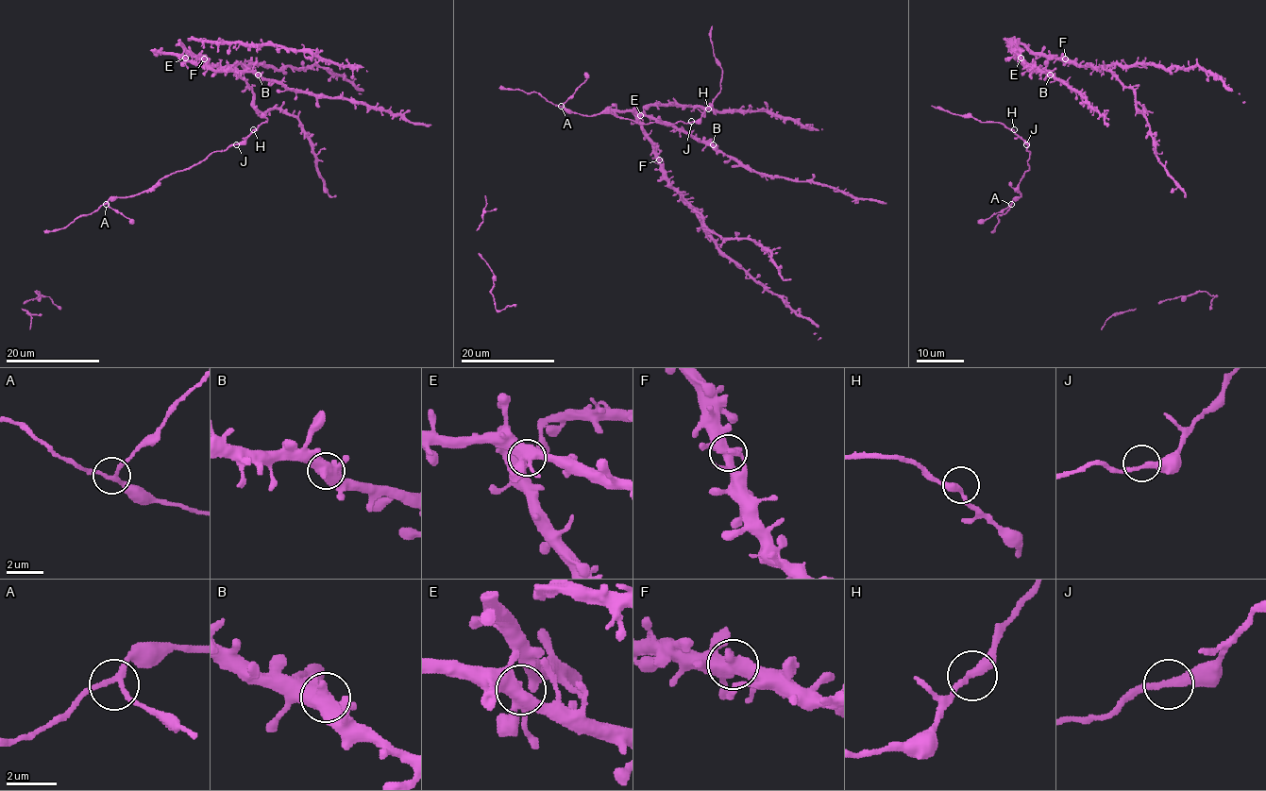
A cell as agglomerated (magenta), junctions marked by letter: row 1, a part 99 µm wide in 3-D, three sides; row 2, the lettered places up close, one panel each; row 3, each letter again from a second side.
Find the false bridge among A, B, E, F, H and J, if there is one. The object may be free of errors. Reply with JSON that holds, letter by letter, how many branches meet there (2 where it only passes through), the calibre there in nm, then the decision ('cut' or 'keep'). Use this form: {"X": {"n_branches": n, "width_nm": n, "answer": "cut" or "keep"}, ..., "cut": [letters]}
{"A": {"n_branches": 3, "width_nm": 190, "answer": "keep"}, "B": {"n_branches": 3, "width_nm": 480, "answer": "keep"}, "E": {"n_branches": 3, "width_nm": 480, "answer": "keep"}, "F": {"n_branches": 3, "width_nm": 480, "answer": "keep"}, "H": {"n_branches": 2, "width_nm": 320, "answer": "keep"}, "J": {"n_branches": 2, "width_nm": 280, "answer": "keep"}, "cut": []}

